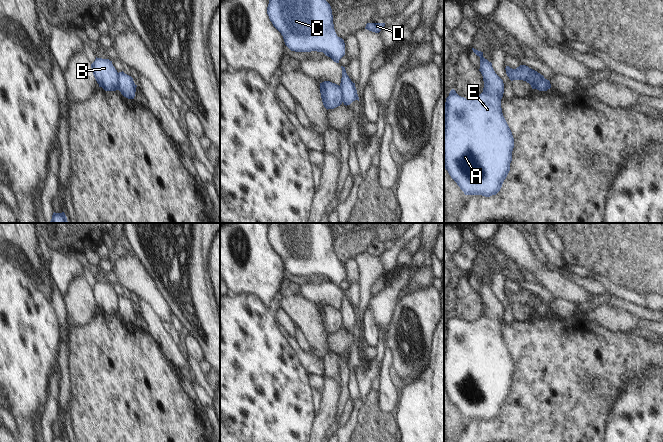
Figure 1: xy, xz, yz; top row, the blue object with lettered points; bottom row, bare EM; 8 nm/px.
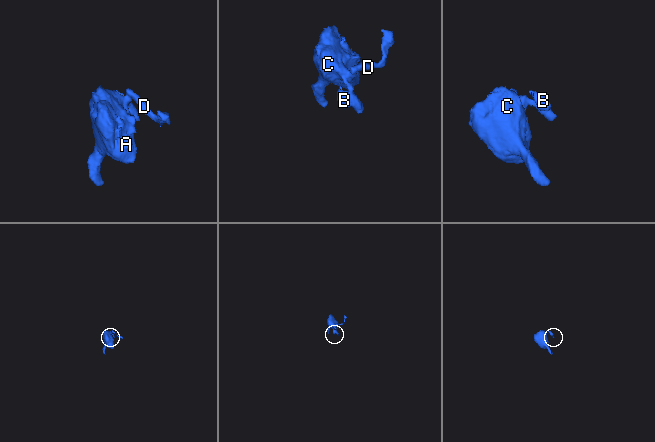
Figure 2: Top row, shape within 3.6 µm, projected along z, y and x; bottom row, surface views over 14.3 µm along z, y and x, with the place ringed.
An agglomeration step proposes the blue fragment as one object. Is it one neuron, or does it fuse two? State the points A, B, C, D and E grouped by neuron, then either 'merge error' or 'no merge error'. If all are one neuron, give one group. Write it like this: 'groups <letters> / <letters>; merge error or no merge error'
groups A C D E / B; merge error

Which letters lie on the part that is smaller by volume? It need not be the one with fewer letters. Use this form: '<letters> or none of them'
B

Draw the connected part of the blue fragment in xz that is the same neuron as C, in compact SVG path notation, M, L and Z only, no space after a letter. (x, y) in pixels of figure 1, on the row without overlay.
M270 223L267 238L291 275L323 276L336 287L345 279L344 264L335 256L332 233L325 223Z

